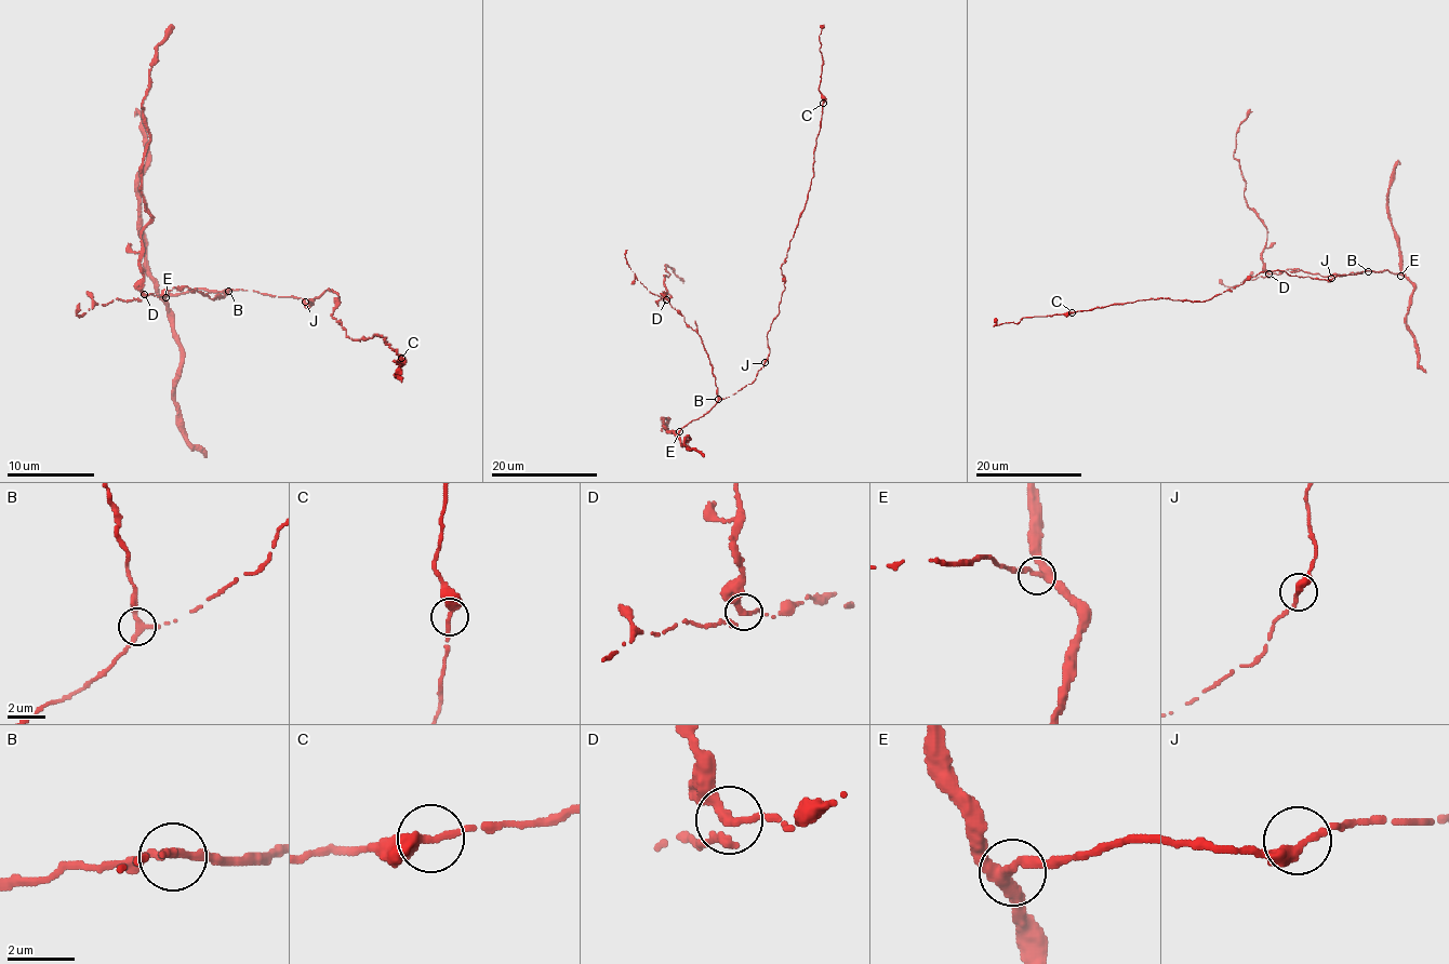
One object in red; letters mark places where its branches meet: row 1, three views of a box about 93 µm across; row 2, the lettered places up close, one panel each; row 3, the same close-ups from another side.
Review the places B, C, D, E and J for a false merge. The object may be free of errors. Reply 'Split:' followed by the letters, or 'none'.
Split: D

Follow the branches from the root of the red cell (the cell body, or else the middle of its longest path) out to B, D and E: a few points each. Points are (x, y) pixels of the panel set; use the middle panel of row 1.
B: (766, 362), (749, 384), (729, 397), (718, 399)
D: (766, 362), (749, 384), (720, 399), (701, 336), (666, 298)
E: (766, 362), (749, 384), (720, 399), (679, 431)

